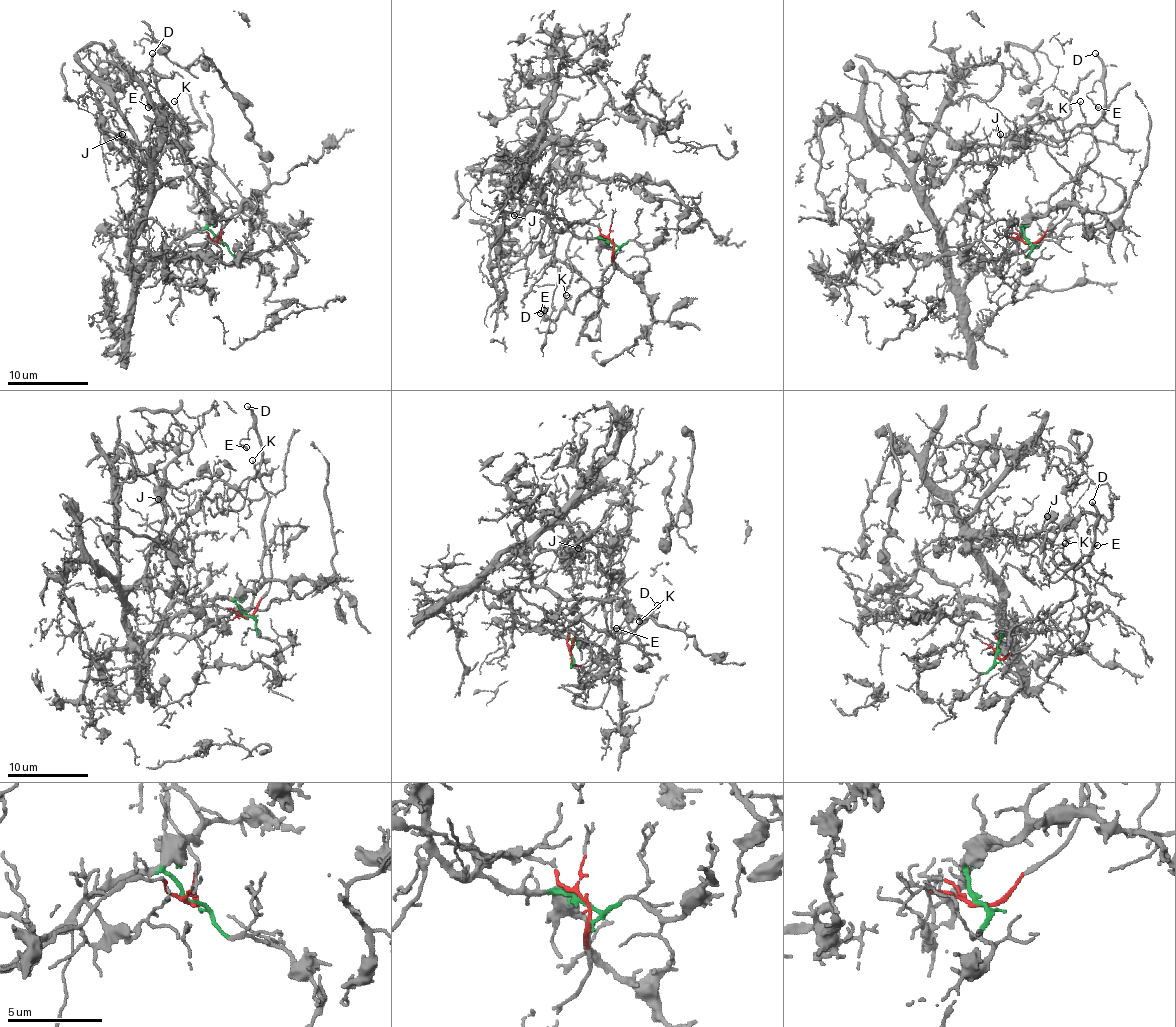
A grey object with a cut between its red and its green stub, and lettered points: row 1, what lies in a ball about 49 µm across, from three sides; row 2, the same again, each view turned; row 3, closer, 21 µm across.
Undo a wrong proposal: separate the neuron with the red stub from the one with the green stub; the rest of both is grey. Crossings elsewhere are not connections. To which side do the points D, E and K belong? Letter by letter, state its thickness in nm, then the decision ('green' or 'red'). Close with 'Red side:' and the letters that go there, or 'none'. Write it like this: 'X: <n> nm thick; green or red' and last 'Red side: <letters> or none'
D: 180 nm thick; red
E: 120 nm thick; red
K: 90 nm thick; red
Red side: D, E, K

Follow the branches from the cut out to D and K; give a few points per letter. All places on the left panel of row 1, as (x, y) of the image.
D: (220, 243), (218, 217), (210, 207), (208, 193), (196, 181), (180, 154), (162, 104), (151, 53)
K: (220, 243), (218, 217), (210, 207), (208, 193), (196, 181), (180, 154), (174, 128), (178, 110), (174, 102)

